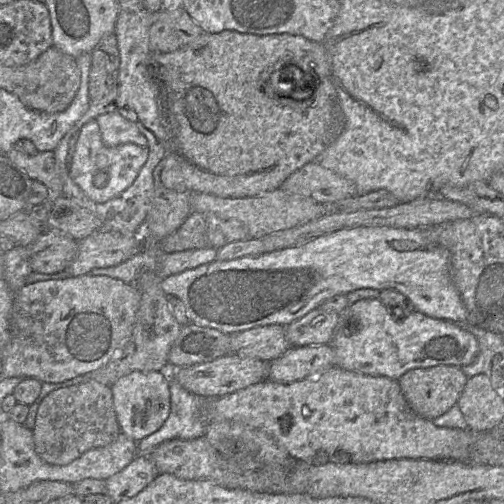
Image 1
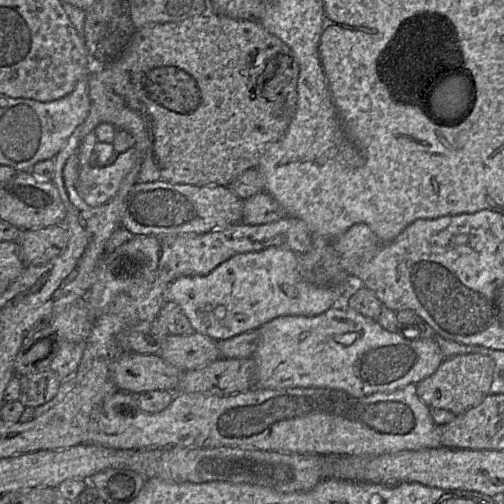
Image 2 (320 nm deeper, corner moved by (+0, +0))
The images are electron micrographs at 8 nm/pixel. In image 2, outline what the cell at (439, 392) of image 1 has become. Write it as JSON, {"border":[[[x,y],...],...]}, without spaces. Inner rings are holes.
{"border":[[[469,353],[445,358],[438,369],[416,384],[417,396],[428,407],[441,408],[460,415],[480,404],[490,394],[494,361],[485,355]]]}

